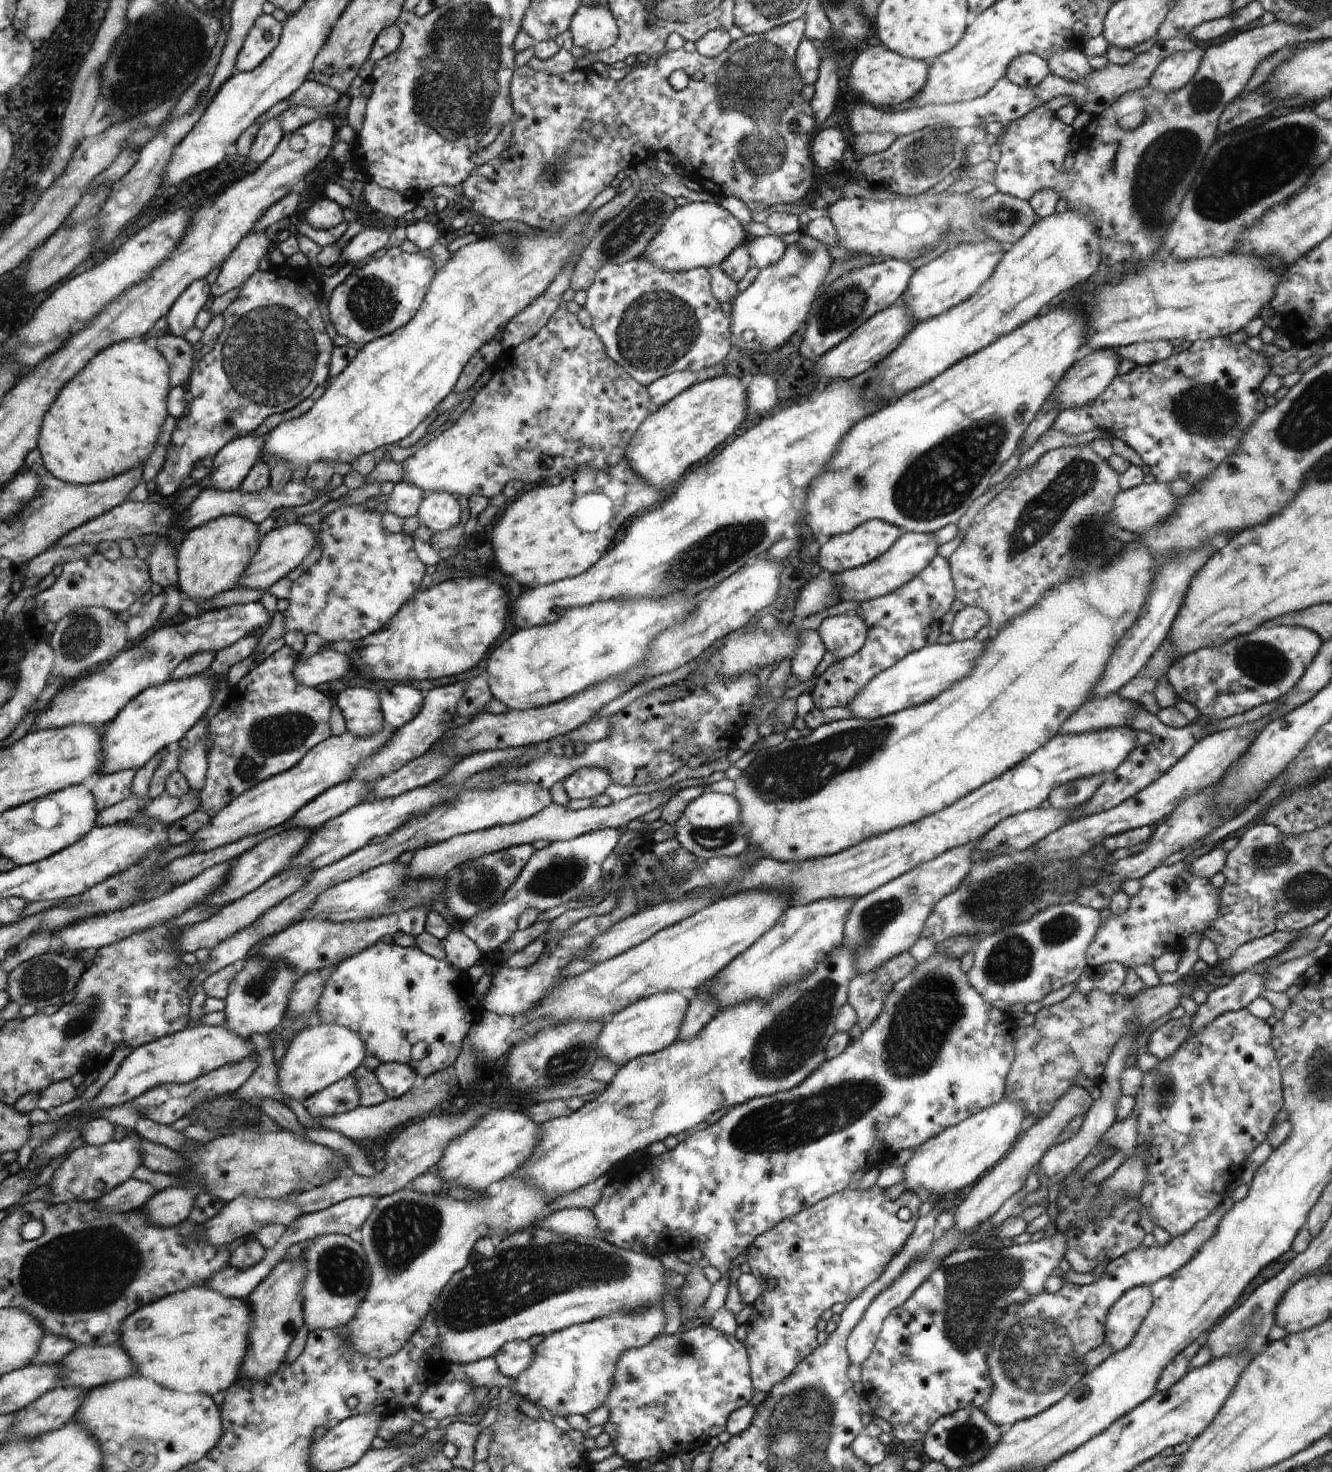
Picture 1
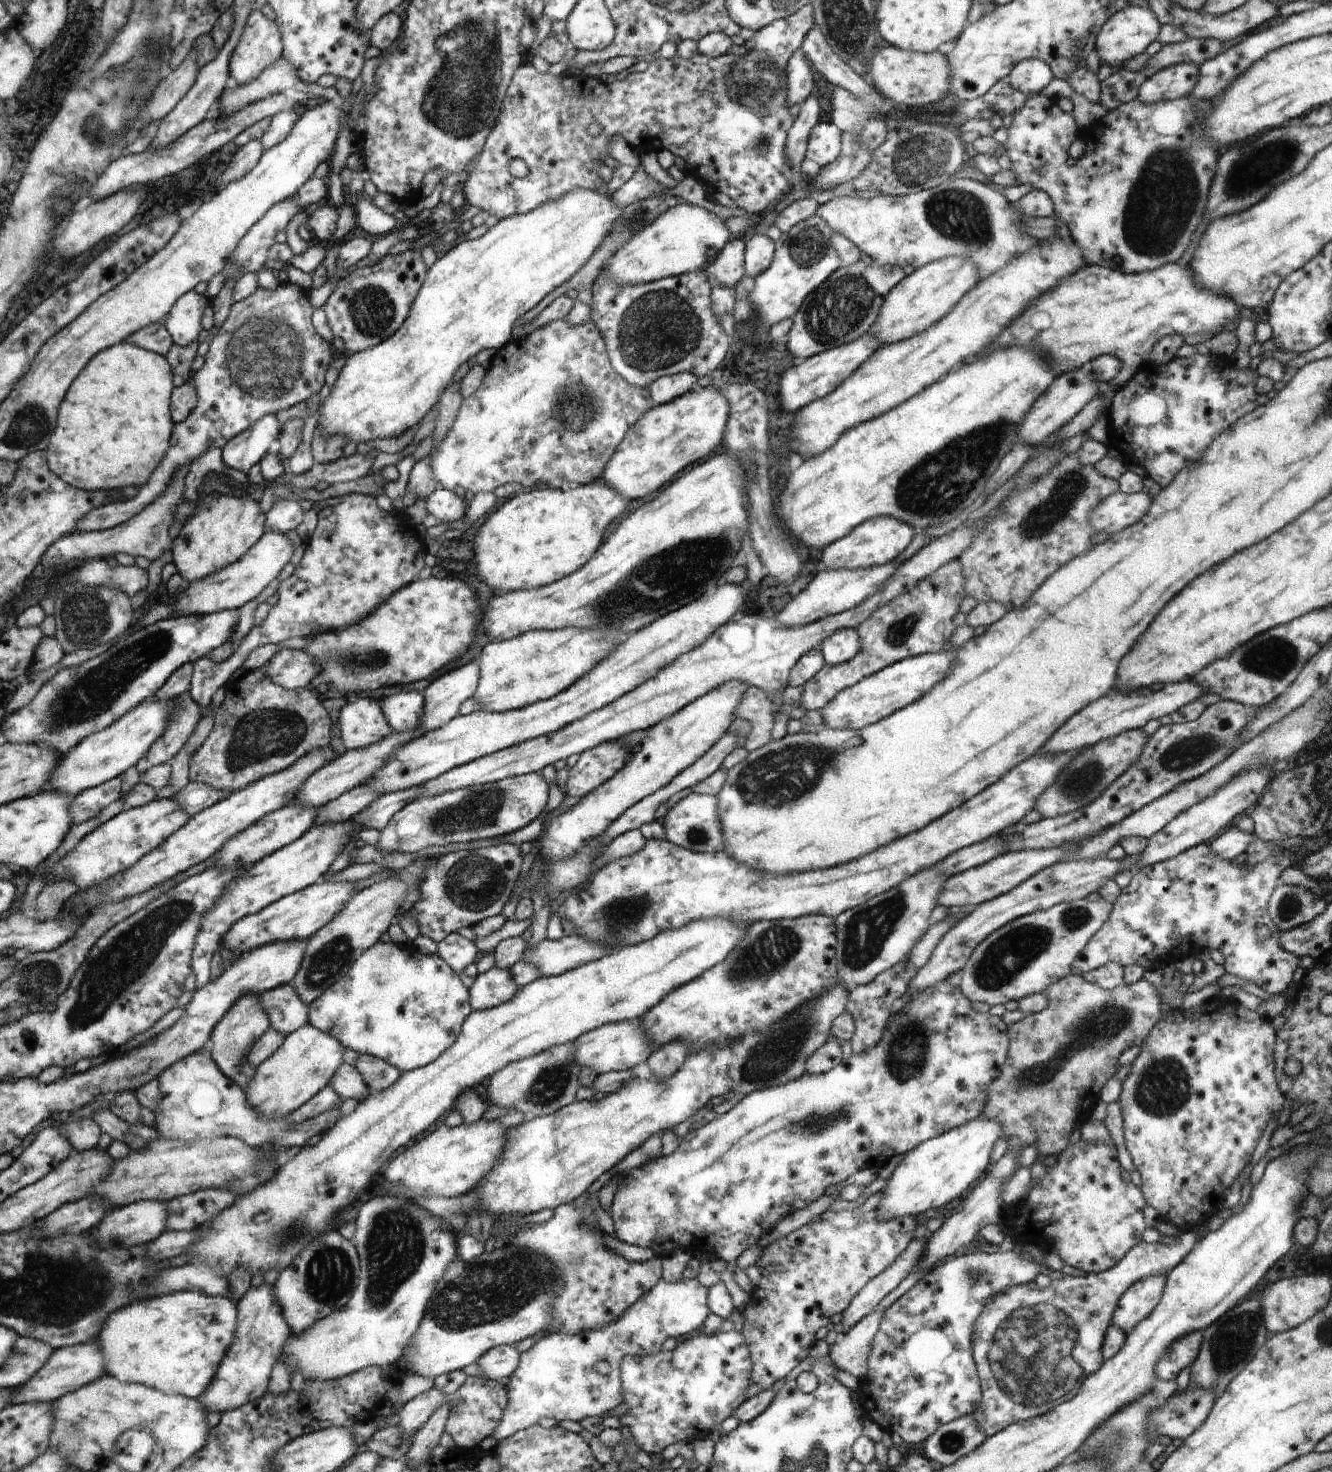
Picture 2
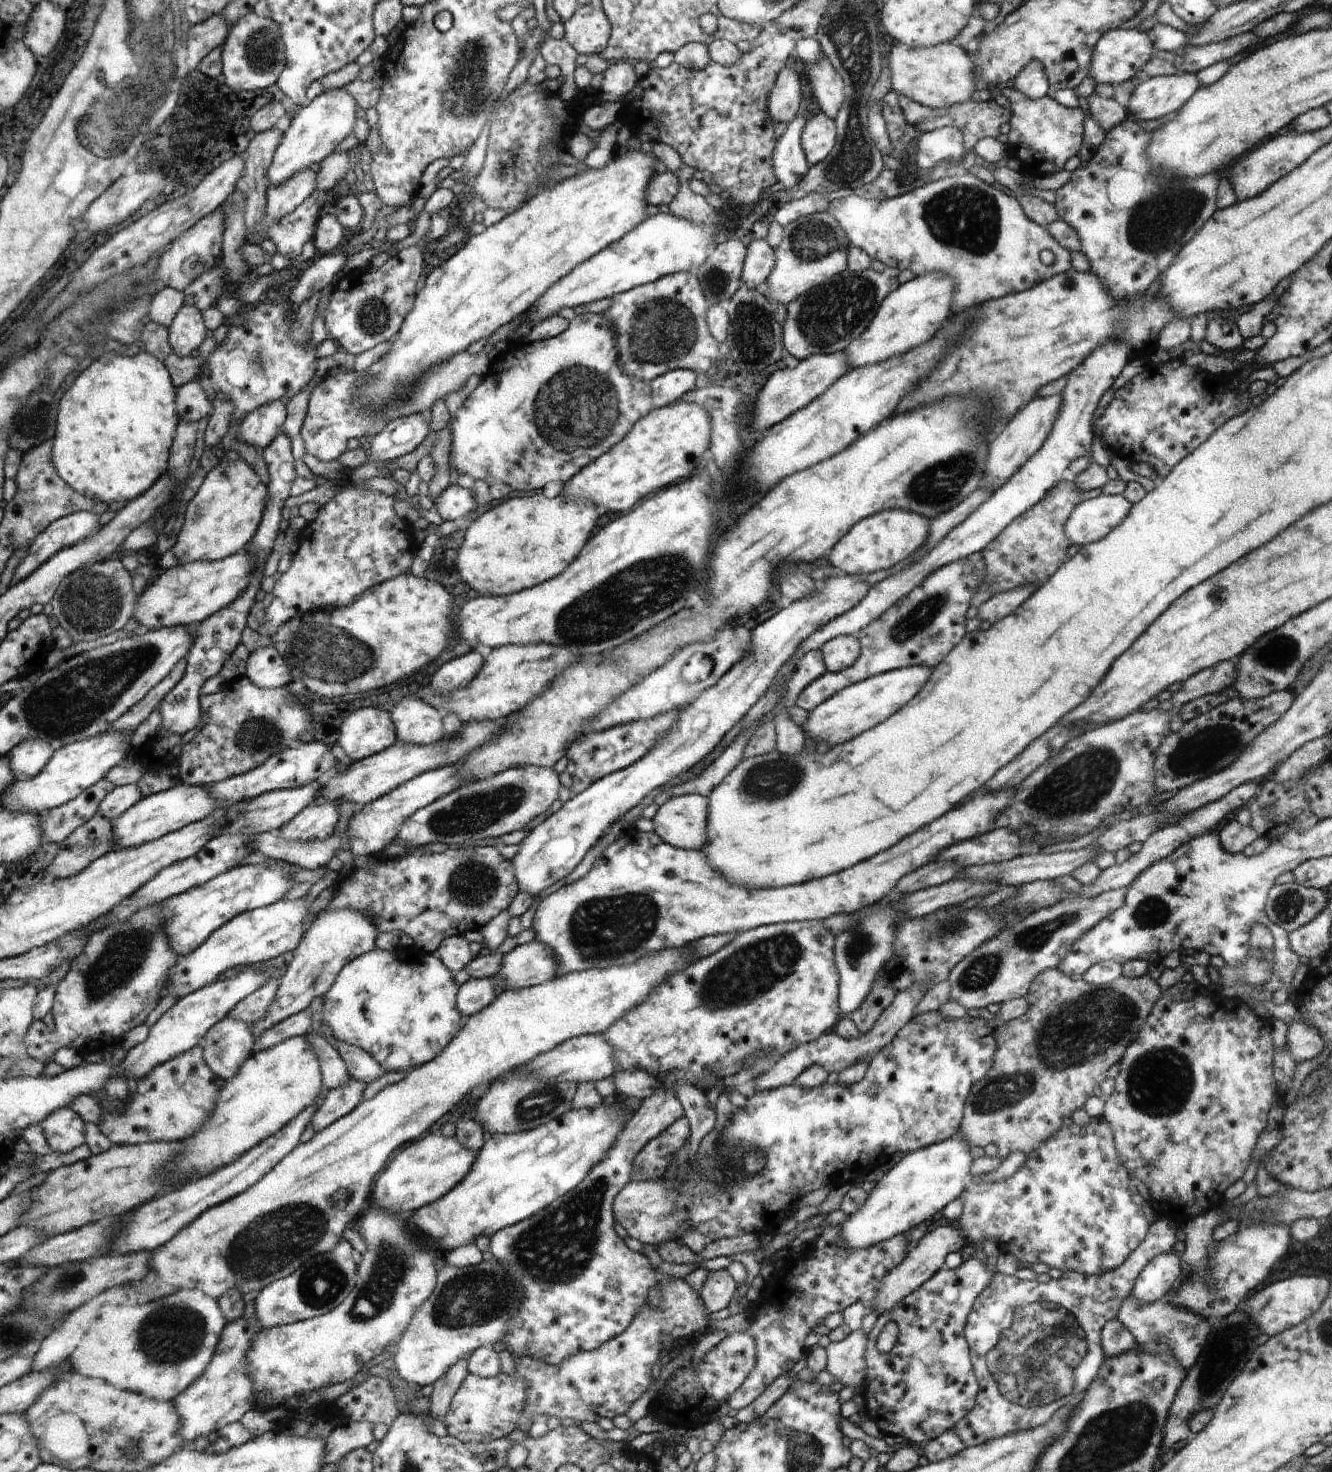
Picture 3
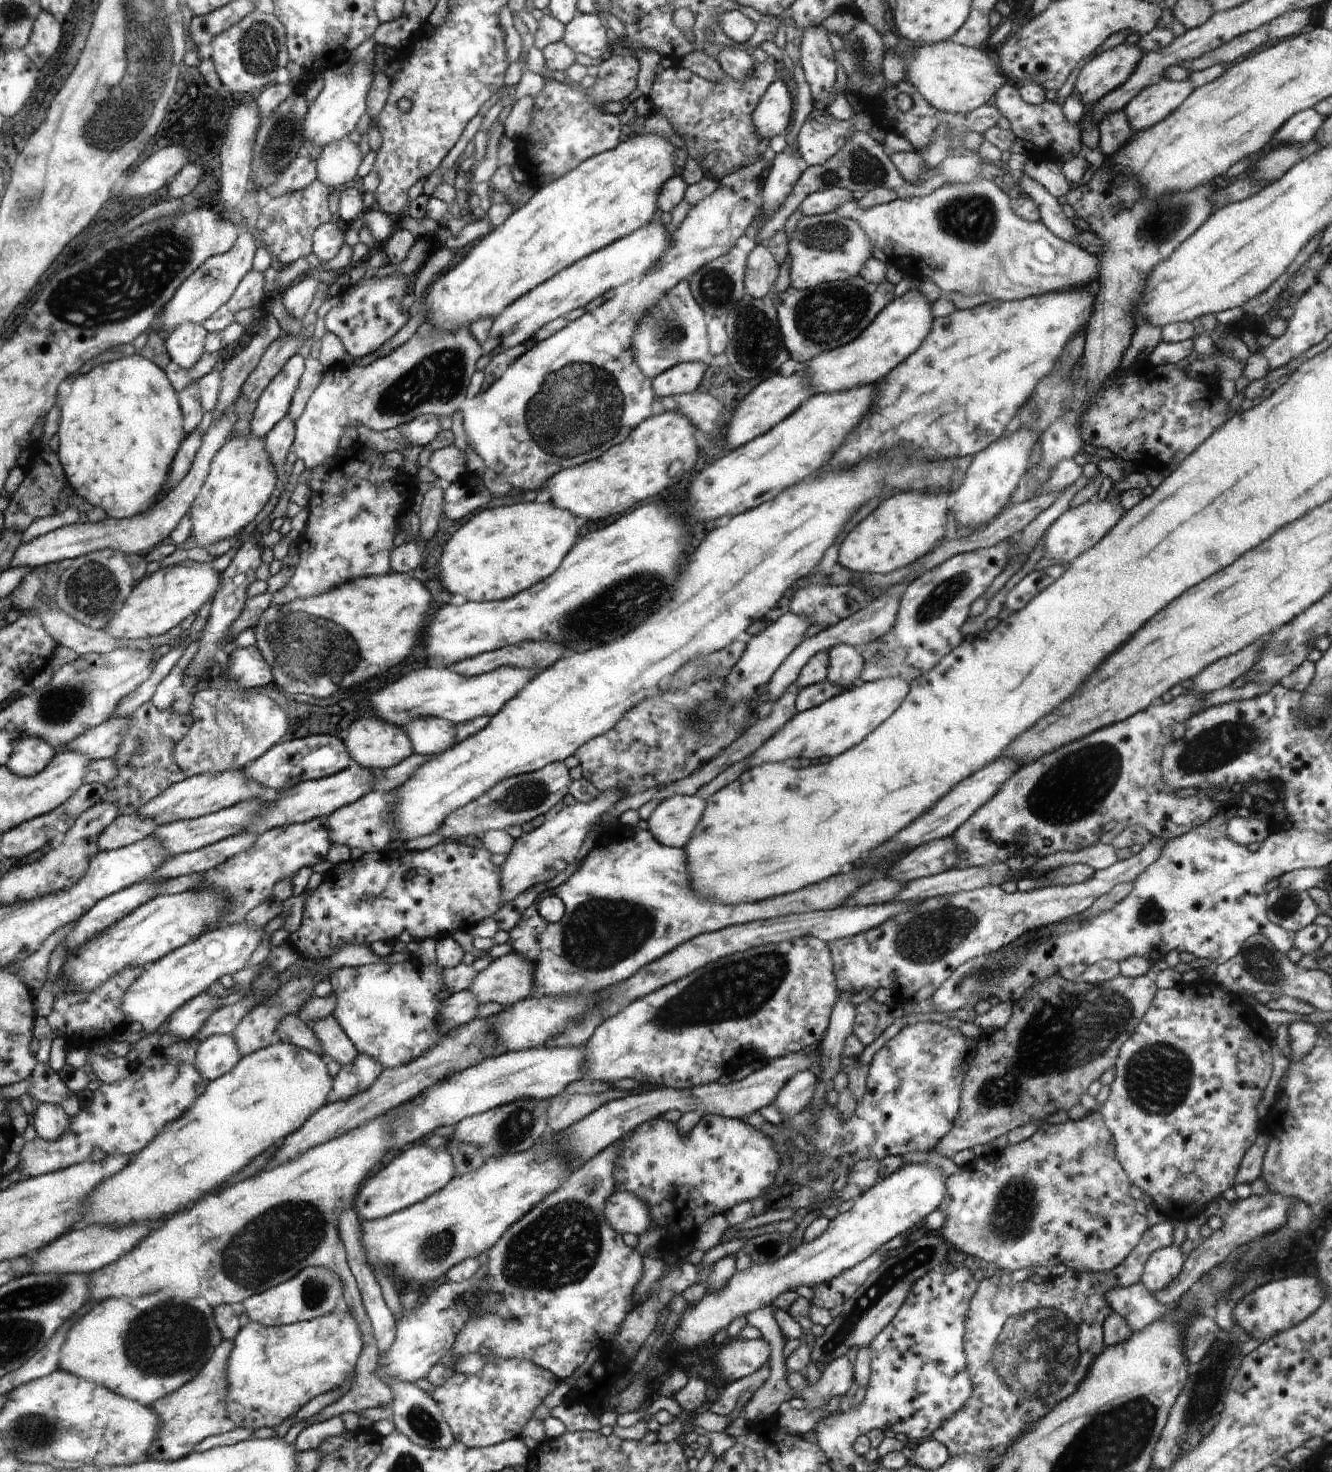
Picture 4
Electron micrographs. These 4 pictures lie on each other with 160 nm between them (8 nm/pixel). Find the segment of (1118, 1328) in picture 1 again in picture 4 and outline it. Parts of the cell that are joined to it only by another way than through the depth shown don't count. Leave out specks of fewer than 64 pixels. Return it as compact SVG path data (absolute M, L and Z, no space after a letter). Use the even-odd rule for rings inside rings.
M1170 1245L1153 1252L1143 1266L1141 1282L1152 1294L1166 1288L1180 1274L1186 1255Z

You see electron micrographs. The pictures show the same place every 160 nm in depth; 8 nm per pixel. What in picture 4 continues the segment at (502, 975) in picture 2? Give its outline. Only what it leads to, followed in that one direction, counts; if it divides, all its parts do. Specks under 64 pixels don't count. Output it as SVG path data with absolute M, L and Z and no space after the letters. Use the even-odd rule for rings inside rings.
M468 990L448 996L442 1001L442 1034L461 1027L476 1018L480 1005Z

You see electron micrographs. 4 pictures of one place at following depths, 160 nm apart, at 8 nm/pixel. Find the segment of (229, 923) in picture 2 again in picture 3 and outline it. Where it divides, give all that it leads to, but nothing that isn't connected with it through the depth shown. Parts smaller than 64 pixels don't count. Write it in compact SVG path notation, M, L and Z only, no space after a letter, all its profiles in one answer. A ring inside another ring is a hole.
M276 860L271 868L267 868L266 863L236 867L210 879L202 886L164 899L161 906L161 916L164 917L163 930L172 942L173 952L178 957L192 954L196 948L210 939L217 928L224 926L229 920L243 912L280 901L294 884L288 880L285 864Z

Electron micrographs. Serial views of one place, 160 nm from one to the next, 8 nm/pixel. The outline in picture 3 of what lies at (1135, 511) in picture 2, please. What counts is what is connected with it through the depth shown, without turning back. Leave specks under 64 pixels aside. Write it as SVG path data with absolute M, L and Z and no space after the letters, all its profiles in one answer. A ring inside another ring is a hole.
M1100 495L1073 508L1063 531L1071 545L1099 541L1128 516L1132 503L1123 495Z

